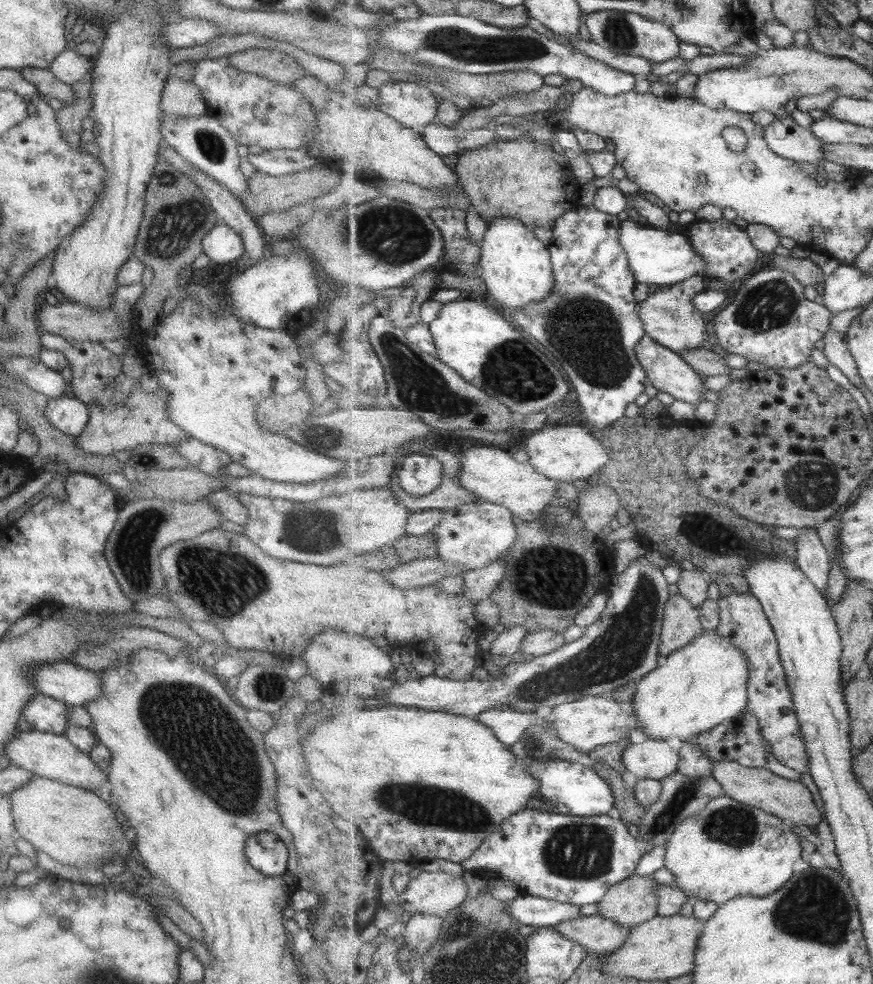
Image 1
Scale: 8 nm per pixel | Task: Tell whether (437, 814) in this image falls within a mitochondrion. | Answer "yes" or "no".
yes

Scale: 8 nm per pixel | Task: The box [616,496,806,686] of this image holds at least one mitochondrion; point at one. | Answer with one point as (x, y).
(693, 528)

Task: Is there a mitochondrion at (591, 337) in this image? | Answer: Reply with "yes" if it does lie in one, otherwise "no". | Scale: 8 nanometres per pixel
yes

